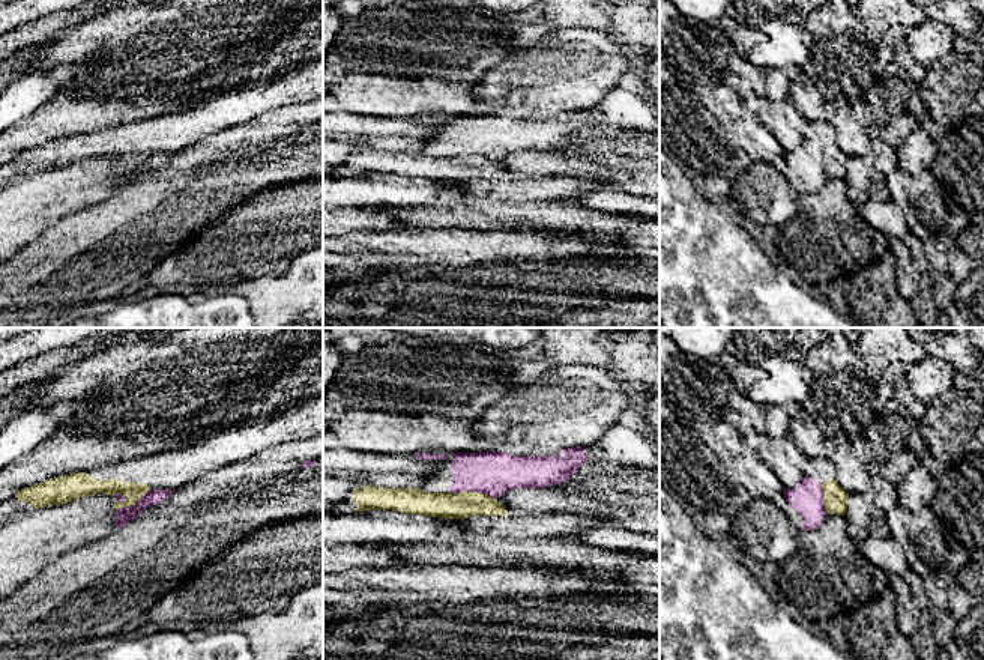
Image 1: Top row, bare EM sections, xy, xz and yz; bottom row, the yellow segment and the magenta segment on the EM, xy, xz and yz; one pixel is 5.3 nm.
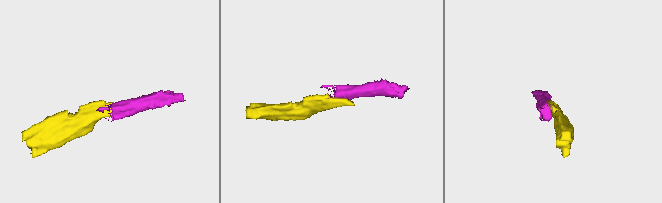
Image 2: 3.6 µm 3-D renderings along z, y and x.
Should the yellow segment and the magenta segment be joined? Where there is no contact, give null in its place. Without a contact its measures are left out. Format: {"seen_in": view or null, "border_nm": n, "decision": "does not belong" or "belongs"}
{"seen_in": "xy", "border_nm": 220, "decision": "does not belong"}

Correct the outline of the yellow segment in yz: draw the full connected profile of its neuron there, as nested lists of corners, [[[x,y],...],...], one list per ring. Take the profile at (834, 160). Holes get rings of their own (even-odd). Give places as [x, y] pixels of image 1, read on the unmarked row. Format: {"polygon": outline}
{"polygon": [[[807,122],[802,134],[805,140],[811,140],[822,147],[826,176],[844,179],[849,156],[835,144],[834,126],[829,122]]]}

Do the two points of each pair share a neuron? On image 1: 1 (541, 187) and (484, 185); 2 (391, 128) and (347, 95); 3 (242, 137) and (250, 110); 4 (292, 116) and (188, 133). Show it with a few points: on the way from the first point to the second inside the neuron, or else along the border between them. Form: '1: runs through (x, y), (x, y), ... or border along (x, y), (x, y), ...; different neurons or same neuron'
1: runs through (528, 188), (498, 188); same neuron
2: border along (344, 110), (368, 115), (410, 116); different neurons
3: border along (260, 115), (214, 134); different neurons
4: border along (307, 102), (283, 108); different neurons

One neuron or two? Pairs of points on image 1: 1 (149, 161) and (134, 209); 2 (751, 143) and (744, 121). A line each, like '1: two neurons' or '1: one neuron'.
1: two neurons
2: one neuron

